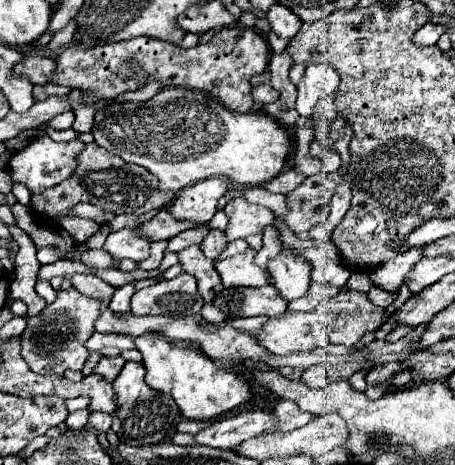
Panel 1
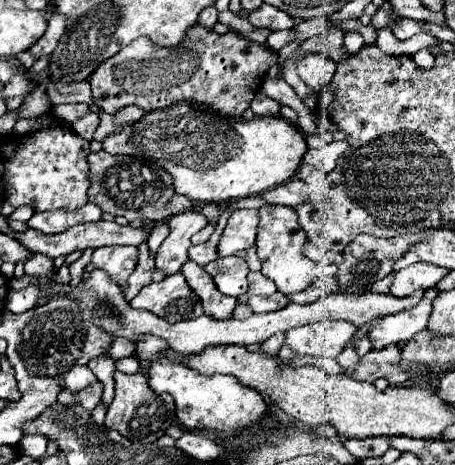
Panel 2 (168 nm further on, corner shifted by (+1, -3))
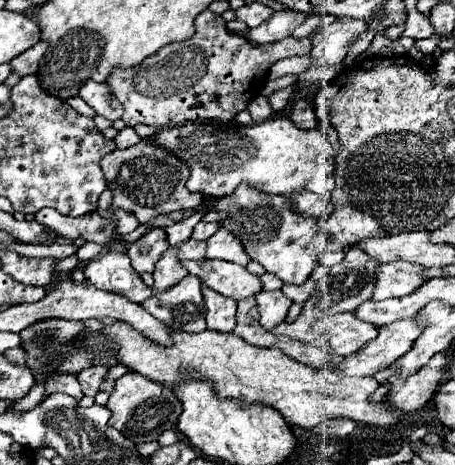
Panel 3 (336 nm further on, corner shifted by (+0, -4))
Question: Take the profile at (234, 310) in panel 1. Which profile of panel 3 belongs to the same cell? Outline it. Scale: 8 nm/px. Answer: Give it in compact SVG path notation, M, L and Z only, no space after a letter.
M274 290L274 292L256 294L256 306L260 312L260 324L266 330L272 330L280 322L284 322L286 312L292 306L292 302L280 290Z

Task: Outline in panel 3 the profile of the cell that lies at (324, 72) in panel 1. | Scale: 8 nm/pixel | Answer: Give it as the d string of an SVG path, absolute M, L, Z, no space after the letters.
M336 20L324 28L320 28L312 40L312 64L308 68L326 68L340 64L350 48L350 42L368 28L366 20Z

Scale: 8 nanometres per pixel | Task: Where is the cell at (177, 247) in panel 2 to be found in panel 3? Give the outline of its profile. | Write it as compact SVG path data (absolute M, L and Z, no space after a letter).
M182 242L172 246L172 248L168 248L162 254L162 258L156 262L156 268L154 268L154 290L168 290L170 286L180 282L188 274L188 270L178 260L178 248L180 246L182 246Z

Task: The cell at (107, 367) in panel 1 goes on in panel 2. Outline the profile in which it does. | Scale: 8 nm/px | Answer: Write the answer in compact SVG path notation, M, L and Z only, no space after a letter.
M103 355L95 357L93 361L89 361L89 369L95 373L97 381L103 383L105 391L103 391L103 401L109 405L113 401L113 373L115 373L115 361L107 359Z

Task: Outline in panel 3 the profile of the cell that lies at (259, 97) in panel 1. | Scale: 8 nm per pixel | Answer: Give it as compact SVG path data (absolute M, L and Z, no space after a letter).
M262 94L256 96L256 98L248 104L248 112L250 112L250 116L252 116L254 122L264 122L264 120L268 120L268 118L274 114L274 110L270 108L266 96L262 96Z

